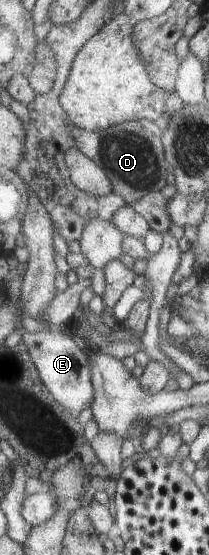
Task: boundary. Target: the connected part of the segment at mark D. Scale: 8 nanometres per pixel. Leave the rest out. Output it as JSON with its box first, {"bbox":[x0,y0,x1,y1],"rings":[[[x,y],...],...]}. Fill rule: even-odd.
{"bbox":[73,120,172,206],"rings":[[[141,120],[118,125],[105,131],[89,131],[77,127],[73,132],[78,139],[79,149],[85,152],[92,160],[95,160],[109,174],[111,181],[115,184],[115,193],[123,196],[128,205],[134,206],[145,196],[157,192],[162,193],[165,190],[165,186],[169,186],[172,165],[168,162],[164,146],[165,128],[163,123]]]}

